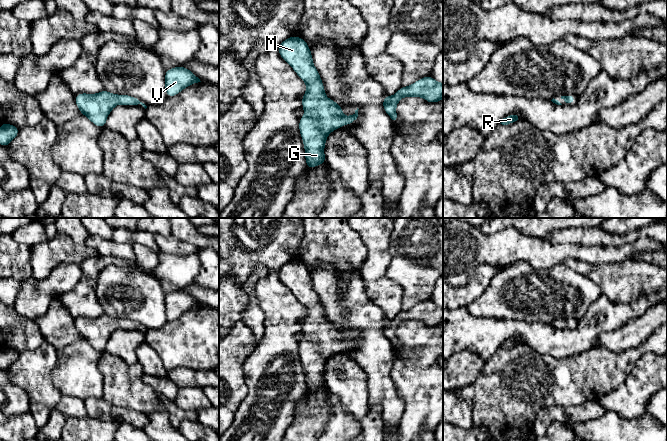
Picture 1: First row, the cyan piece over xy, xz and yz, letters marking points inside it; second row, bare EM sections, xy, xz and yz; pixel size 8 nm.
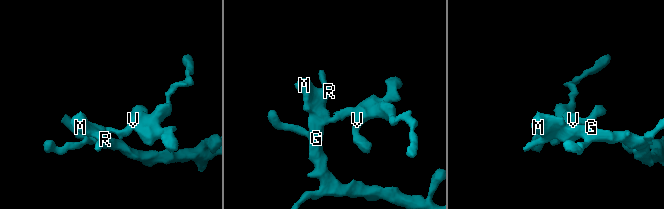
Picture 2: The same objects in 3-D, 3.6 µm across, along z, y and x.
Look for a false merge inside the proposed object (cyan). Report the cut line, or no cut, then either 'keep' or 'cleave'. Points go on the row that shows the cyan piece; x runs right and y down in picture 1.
no cut; keep

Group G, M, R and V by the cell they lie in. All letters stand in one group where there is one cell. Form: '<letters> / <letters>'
G M R V

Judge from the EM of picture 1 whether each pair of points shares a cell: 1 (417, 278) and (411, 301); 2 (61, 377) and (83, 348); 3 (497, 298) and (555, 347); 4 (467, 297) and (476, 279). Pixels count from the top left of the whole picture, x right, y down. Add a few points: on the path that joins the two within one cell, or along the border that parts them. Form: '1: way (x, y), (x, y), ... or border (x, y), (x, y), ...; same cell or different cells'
1: way (417, 284), (417, 288), (412, 295); same cell
2: way (68, 370), (79, 359), (80, 355); same cell
3: border (501, 318), (527, 322), (540, 321), (547, 324); different cells
4: way (469, 293), (476, 286), (476, 283); same cell

